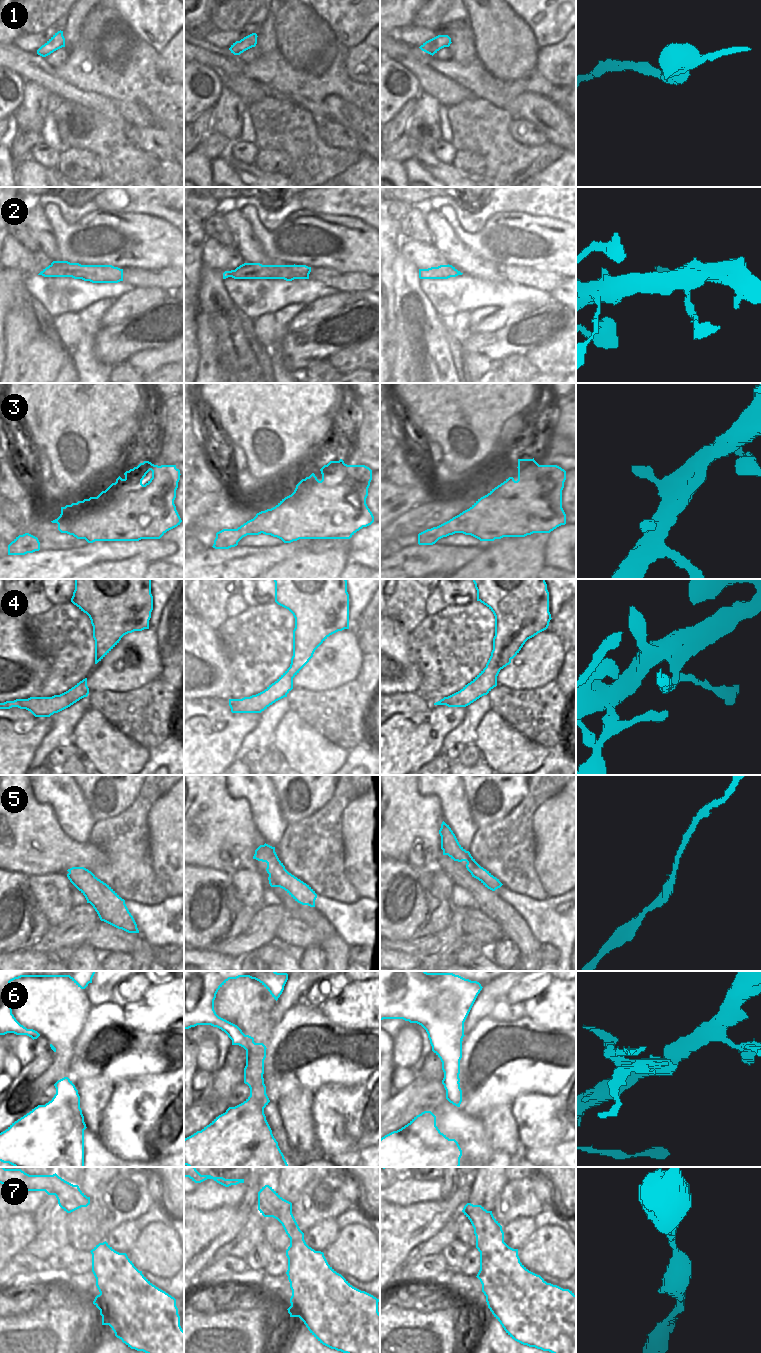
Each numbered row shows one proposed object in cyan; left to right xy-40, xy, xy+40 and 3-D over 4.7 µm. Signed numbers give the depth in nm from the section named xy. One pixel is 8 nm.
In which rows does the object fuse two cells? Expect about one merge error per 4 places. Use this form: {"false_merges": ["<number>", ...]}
{"false_merges": ["2", "4", "6"]}

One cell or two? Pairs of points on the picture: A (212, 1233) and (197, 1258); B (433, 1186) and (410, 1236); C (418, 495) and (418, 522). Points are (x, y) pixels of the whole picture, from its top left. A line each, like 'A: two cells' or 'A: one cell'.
A: one cell
B: two cells
C: two cells

